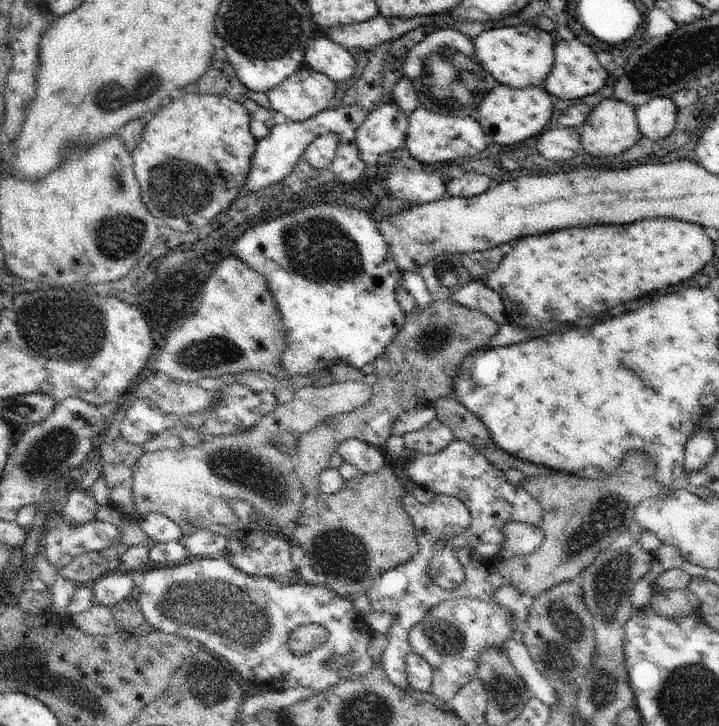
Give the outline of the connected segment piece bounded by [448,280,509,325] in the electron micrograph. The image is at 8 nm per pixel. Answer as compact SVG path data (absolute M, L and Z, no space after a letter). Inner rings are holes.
M471 280L464 288L458 290L448 299L458 301L462 306L479 310L487 314L499 325L505 325L509 322L505 315L505 304L502 297L493 291L481 280Z

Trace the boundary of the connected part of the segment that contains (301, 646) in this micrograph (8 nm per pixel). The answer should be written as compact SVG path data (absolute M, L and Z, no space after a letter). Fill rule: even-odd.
M318 623L302 624L288 636L288 648L295 656L307 654L328 642L331 636L327 627Z

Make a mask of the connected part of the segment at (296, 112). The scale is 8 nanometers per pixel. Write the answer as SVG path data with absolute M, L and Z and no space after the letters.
M304 65L266 94L270 108L301 123L328 109L335 90L333 80Z

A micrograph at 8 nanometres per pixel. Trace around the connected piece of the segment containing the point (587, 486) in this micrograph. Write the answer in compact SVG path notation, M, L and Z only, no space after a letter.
M633 450L624 455L620 466L605 479L583 479L561 472L524 477L521 482L522 488L533 495L542 507L543 515L538 526L543 530L545 537L540 548L531 555L515 556L505 561L497 561L497 571L503 576L504 583L512 584L522 595L528 595L533 601L544 591L564 581L580 579L581 572L584 572L584 569L594 562L600 552L608 549L608 546L634 523L636 507L643 500L656 497L664 488L664 485L655 479L656 464L656 459L648 453Z

